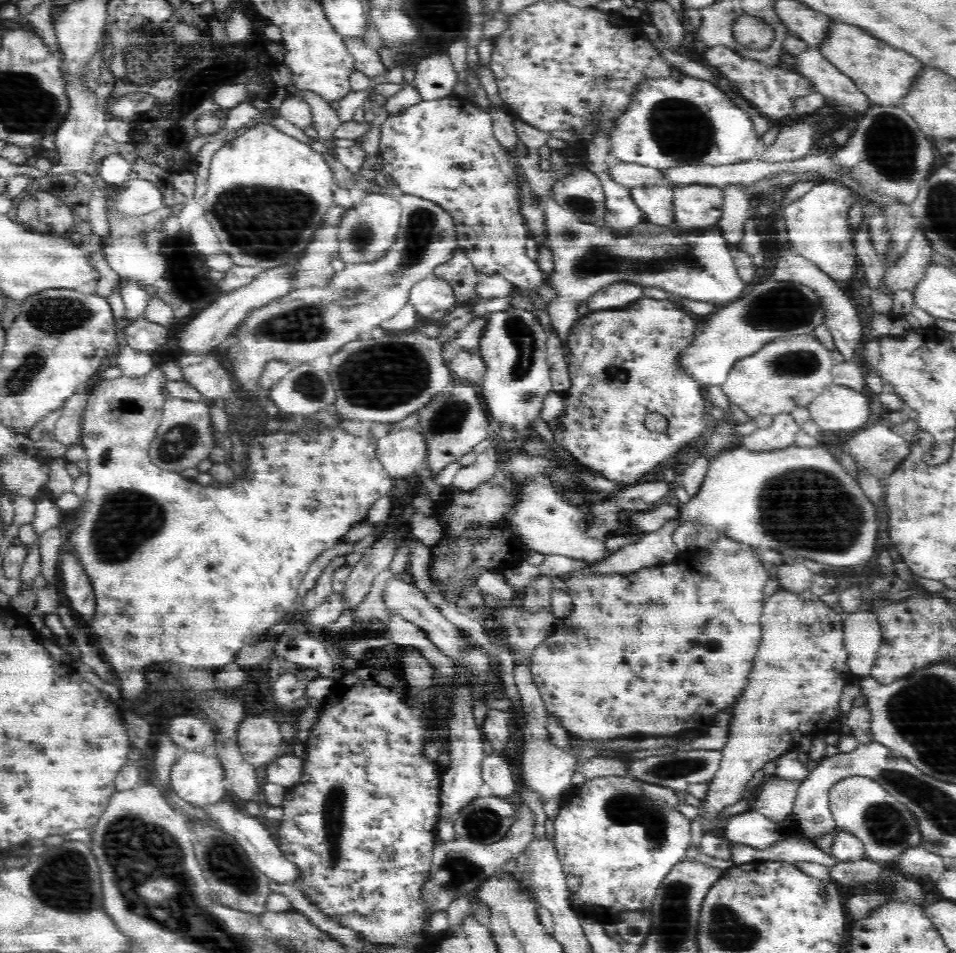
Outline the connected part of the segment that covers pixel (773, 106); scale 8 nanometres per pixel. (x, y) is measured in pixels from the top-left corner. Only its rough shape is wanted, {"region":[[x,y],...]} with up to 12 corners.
{"region":[[725,46],[704,54],[715,72],[770,121],[797,117],[802,74],[766,67]]}

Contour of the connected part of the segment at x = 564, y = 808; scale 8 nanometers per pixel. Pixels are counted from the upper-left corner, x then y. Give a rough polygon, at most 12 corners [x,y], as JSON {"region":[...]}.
{"region":[[596,776],[554,843],[574,906],[650,909],[684,858],[676,792]]}

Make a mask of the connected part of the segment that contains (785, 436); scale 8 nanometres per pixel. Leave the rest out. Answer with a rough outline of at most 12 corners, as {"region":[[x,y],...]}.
{"region":[[793,414],[742,436],[738,447],[767,453],[794,444],[801,428]]}

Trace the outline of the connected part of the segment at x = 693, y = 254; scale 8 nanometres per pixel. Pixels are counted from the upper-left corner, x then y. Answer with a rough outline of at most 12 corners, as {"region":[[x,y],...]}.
{"region":[[539,206],[567,367],[578,308],[616,286],[726,304],[748,284],[719,229],[622,231]]}

